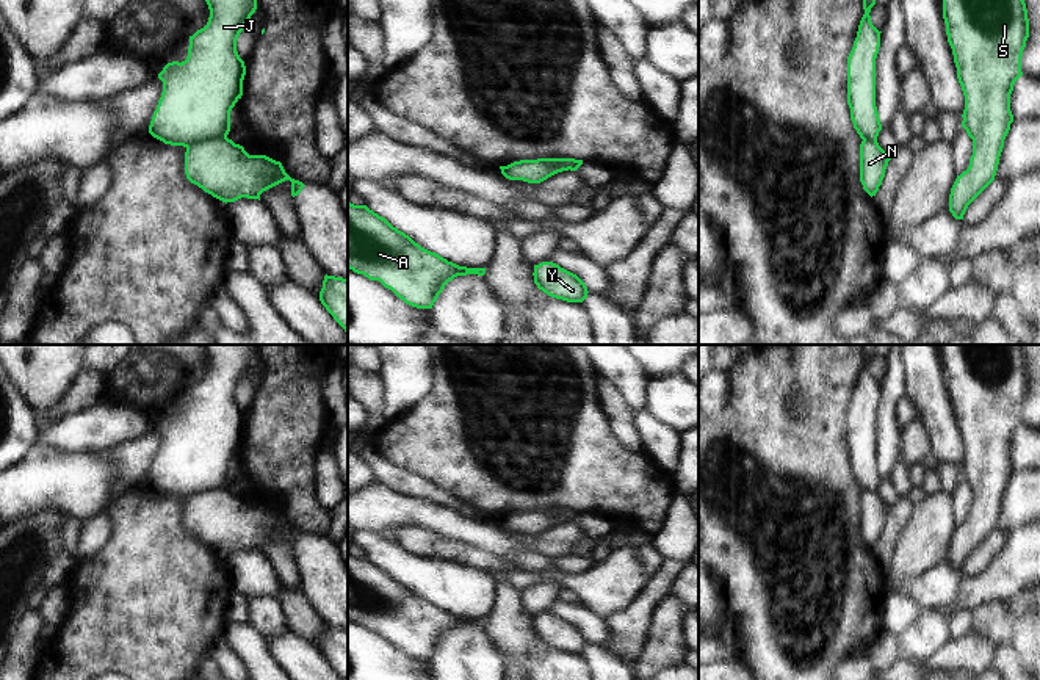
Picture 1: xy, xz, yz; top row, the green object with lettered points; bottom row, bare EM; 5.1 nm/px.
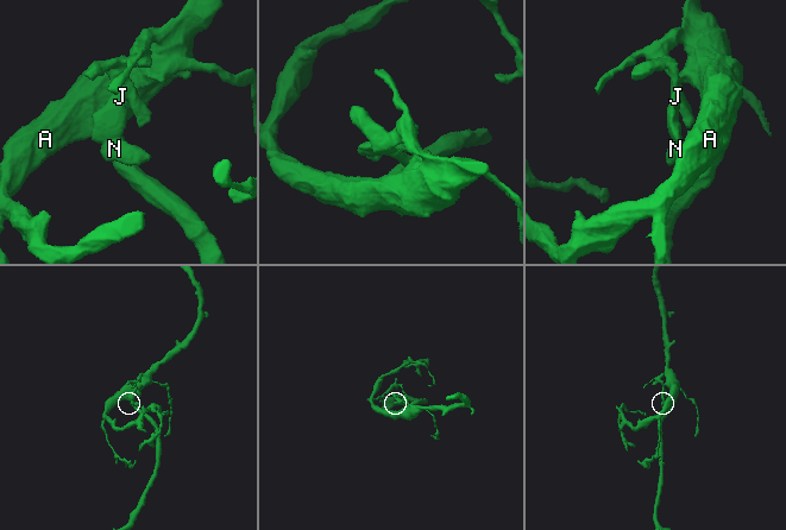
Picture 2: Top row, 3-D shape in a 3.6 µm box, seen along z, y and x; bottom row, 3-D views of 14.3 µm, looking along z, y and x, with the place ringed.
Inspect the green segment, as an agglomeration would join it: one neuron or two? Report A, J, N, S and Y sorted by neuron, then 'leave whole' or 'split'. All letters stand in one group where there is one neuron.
groups A J S Y / N; split

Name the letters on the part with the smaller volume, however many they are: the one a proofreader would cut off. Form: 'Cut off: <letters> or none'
Cut off: N

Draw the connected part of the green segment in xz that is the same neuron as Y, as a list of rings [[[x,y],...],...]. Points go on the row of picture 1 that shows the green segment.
[[[553,262],[534,265],[534,284],[551,298],[567,302],[583,302],[587,298],[586,284],[573,273]]]

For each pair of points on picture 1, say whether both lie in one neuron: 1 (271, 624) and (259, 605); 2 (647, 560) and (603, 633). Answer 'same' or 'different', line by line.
1: same
2: different

